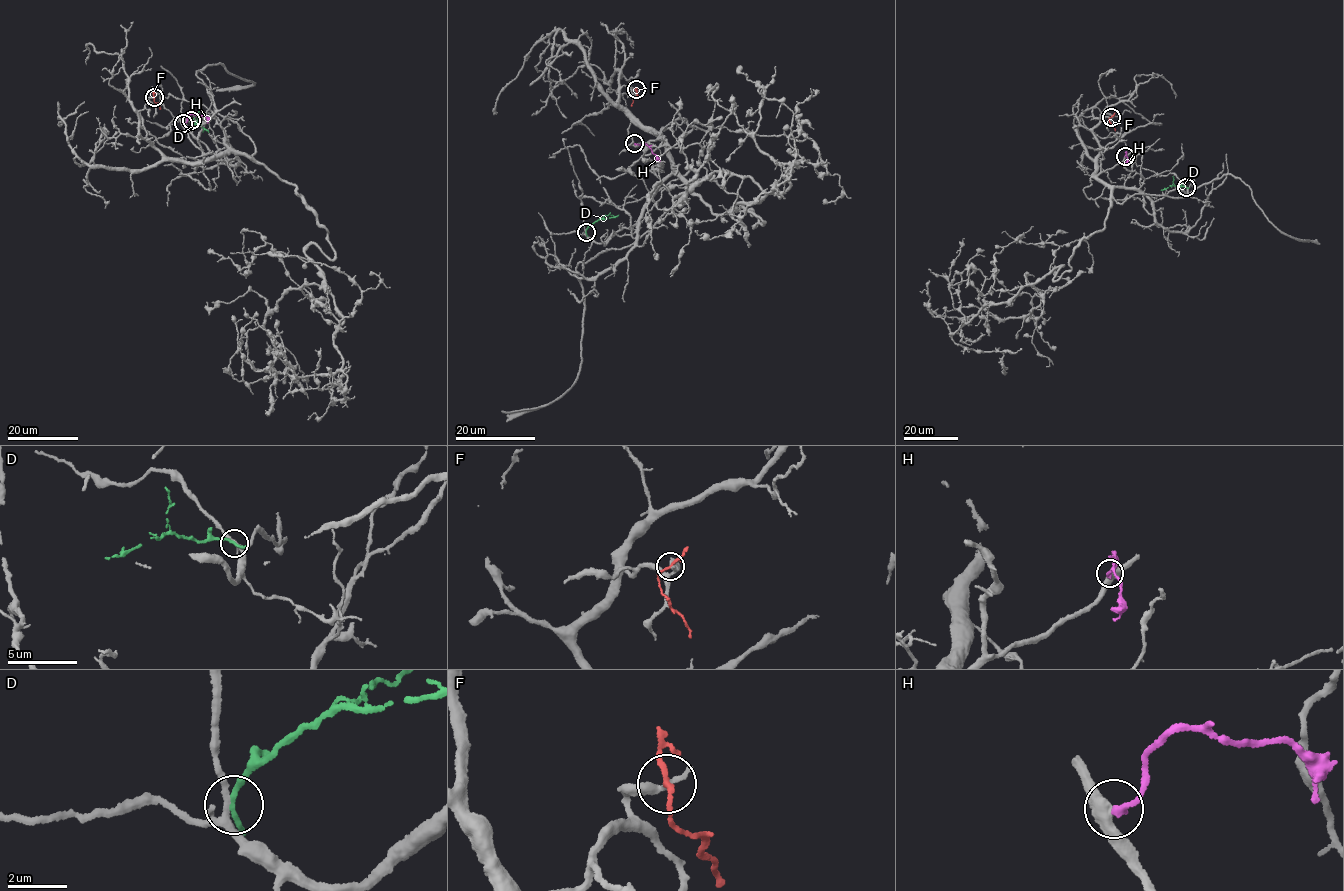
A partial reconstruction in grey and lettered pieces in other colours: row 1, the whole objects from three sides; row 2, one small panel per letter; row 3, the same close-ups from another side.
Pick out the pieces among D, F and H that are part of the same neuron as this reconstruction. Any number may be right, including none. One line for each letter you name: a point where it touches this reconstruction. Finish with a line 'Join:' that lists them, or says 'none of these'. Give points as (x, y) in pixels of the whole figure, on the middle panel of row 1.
Join: none of these

